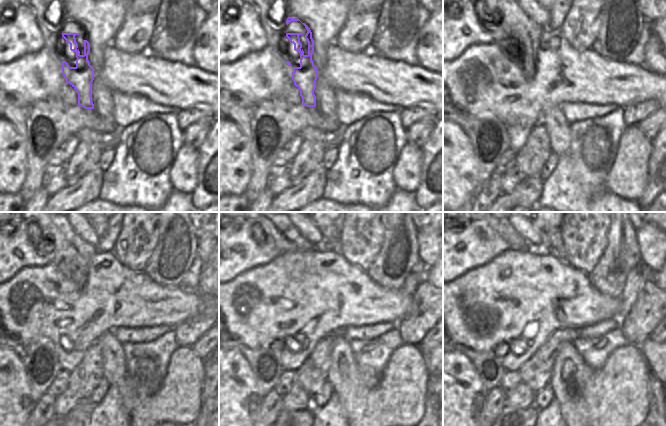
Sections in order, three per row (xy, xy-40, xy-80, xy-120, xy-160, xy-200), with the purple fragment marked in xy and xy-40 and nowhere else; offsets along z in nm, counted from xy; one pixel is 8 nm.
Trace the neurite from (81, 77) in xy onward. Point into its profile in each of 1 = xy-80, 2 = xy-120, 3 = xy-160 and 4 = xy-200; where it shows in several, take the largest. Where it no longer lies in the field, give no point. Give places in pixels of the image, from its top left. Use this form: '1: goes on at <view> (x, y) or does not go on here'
1: goes on at xy-80 (515, 23)
2: goes on at xy-120 (76, 253)
3: goes on at xy-160 (287, 238)
4: goes on at xy-200 (507, 232)

